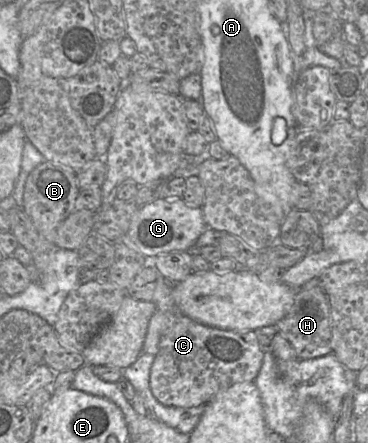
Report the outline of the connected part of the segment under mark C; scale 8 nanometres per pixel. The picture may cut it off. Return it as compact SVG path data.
M159 282L153 303L163 315L159 350L150 369L149 387L162 405L190 408L206 405L219 392L242 382L254 382L262 367L264 353L253 331L217 329L185 316L173 299L173 285Z

